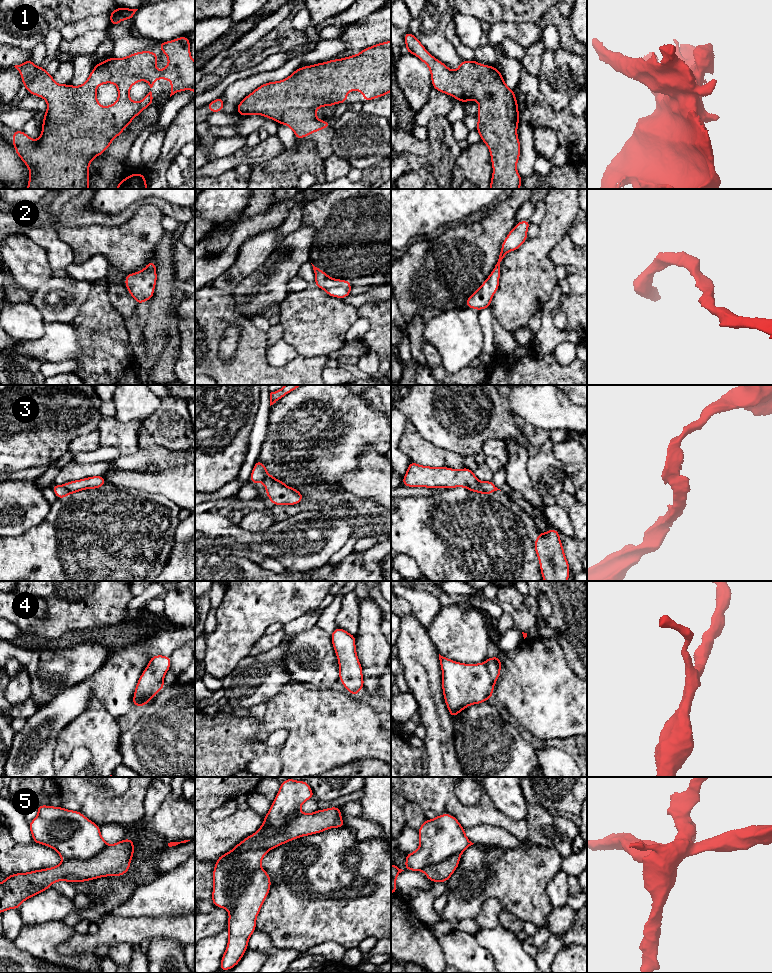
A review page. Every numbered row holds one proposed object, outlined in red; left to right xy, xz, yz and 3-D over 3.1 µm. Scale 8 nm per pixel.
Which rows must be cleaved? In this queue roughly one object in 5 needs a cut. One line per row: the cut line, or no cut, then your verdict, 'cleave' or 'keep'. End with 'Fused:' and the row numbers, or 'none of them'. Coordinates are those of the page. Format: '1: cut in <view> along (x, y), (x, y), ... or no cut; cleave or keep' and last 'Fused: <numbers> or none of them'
1: no cut; keep
2: no cut; keep
3: no cut; keep
4: no cut; keep
5: cut in xy along (107, 844), (98, 853), (87, 859), (63, 859); cleave
Fused: 5

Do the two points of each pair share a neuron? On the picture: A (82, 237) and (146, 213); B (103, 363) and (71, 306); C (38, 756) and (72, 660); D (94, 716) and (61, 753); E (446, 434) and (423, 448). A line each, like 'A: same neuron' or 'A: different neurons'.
A: same neuron
B: different neurons
C: different neurons
D: same neuron
E: different neurons

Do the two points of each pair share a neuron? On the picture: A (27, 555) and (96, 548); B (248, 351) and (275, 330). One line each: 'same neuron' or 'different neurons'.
A: same neuron
B: different neurons

